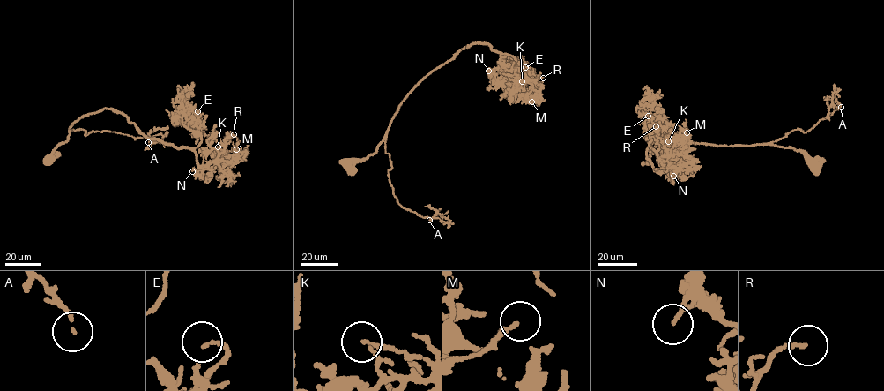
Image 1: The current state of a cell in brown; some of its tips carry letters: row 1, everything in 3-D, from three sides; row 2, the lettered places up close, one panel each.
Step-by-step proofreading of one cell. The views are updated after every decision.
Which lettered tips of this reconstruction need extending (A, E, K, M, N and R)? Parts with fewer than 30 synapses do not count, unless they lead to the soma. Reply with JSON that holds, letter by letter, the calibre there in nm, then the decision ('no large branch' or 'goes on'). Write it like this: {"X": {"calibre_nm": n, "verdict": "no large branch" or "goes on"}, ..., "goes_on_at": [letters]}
{"A": {"calibre_nm": 100, "verdict": "no large branch"}, "E": {"calibre_nm": 130, "verdict": "no large branch"}, "K": {"calibre_nm": 130, "verdict": "no large branch"}, "M": {"calibre_nm": 150, "verdict": "no large branch"}, "N": {"calibre_nm": 140, "verdict": "no large branch"}, "R": {"calibre_nm": 110, "verdict": "no large branch"}, "goes_on_at": []}

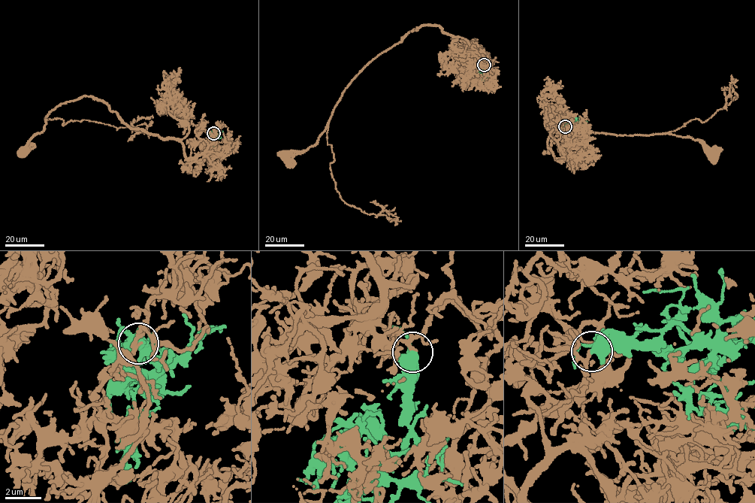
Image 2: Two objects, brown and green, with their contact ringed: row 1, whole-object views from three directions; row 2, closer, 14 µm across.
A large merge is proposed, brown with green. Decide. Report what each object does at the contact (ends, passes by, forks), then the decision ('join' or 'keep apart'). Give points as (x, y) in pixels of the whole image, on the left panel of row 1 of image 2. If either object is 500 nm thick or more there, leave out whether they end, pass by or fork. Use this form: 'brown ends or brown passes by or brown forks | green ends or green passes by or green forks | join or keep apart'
brown passes by | green forks | join

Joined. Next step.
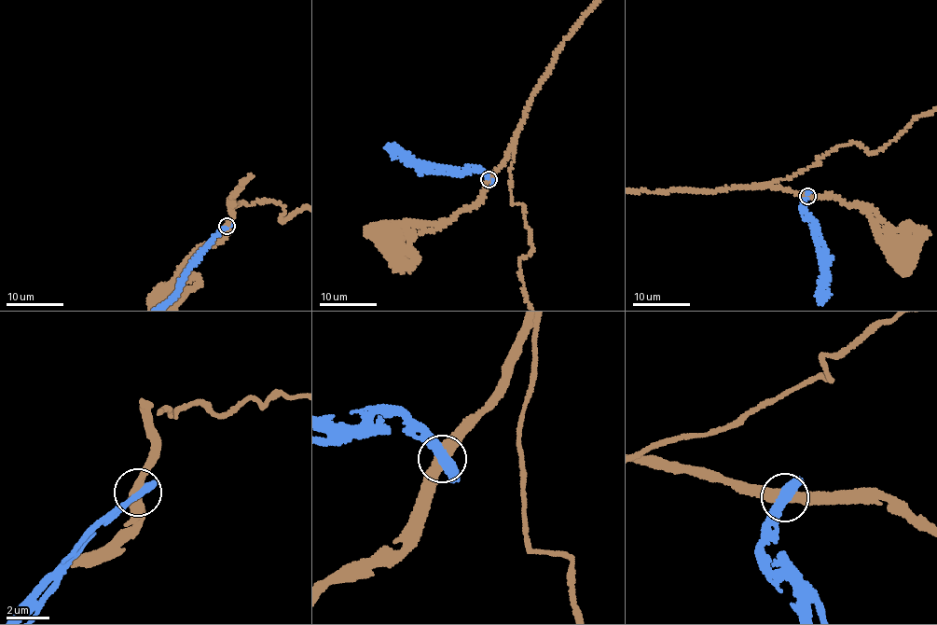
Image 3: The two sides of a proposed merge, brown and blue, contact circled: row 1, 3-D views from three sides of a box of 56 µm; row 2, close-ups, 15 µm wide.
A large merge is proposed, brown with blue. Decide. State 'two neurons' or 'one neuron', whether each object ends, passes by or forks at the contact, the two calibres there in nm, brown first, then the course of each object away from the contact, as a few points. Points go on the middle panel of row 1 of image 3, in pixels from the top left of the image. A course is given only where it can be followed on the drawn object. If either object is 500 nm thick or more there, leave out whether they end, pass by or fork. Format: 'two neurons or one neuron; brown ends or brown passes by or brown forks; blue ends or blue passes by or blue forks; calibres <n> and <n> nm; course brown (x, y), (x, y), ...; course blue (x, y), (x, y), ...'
two neurons; brown passes by; blue passes by; calibres 400 and 400 nm; course brown (489, 178), (485, 191), (476, 201), (447, 218), (433, 223), (411, 220), (379, 236), (385, 237); course blue (489, 178), (475, 168), (465, 171), (436, 167), (385, 145)

